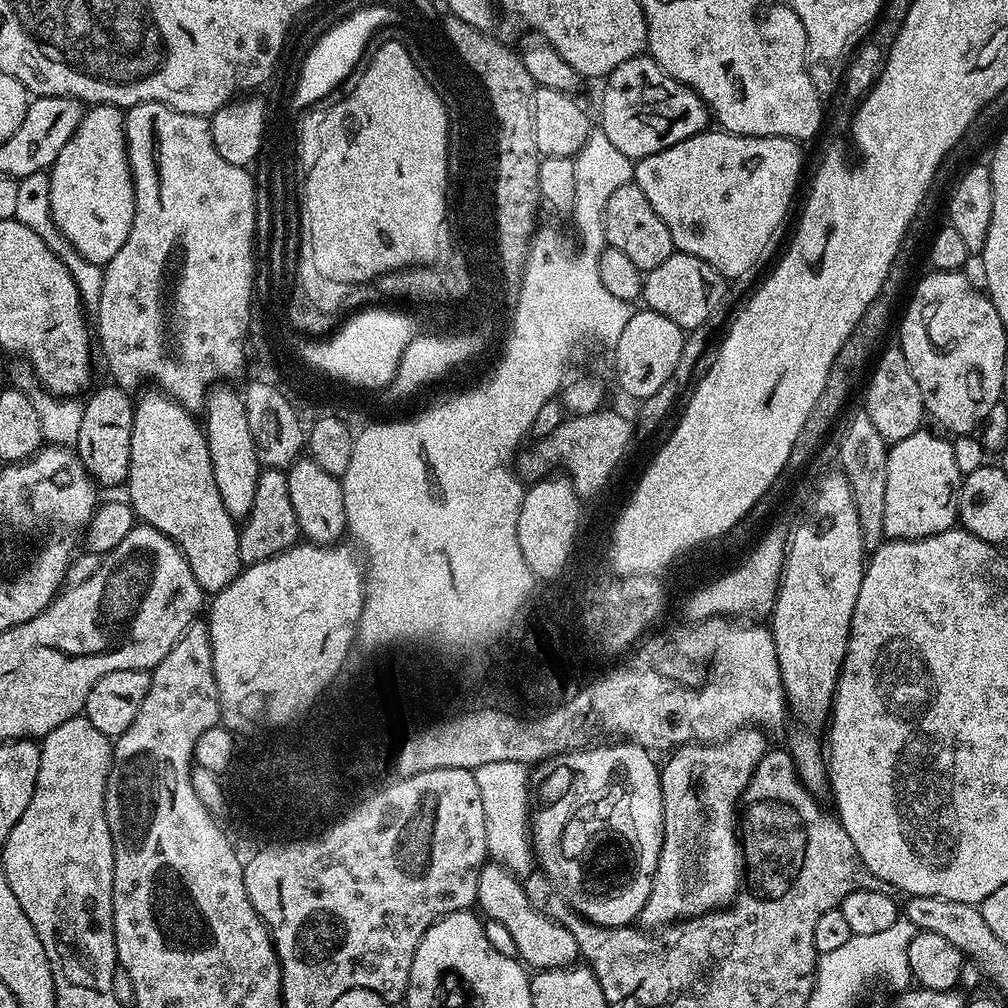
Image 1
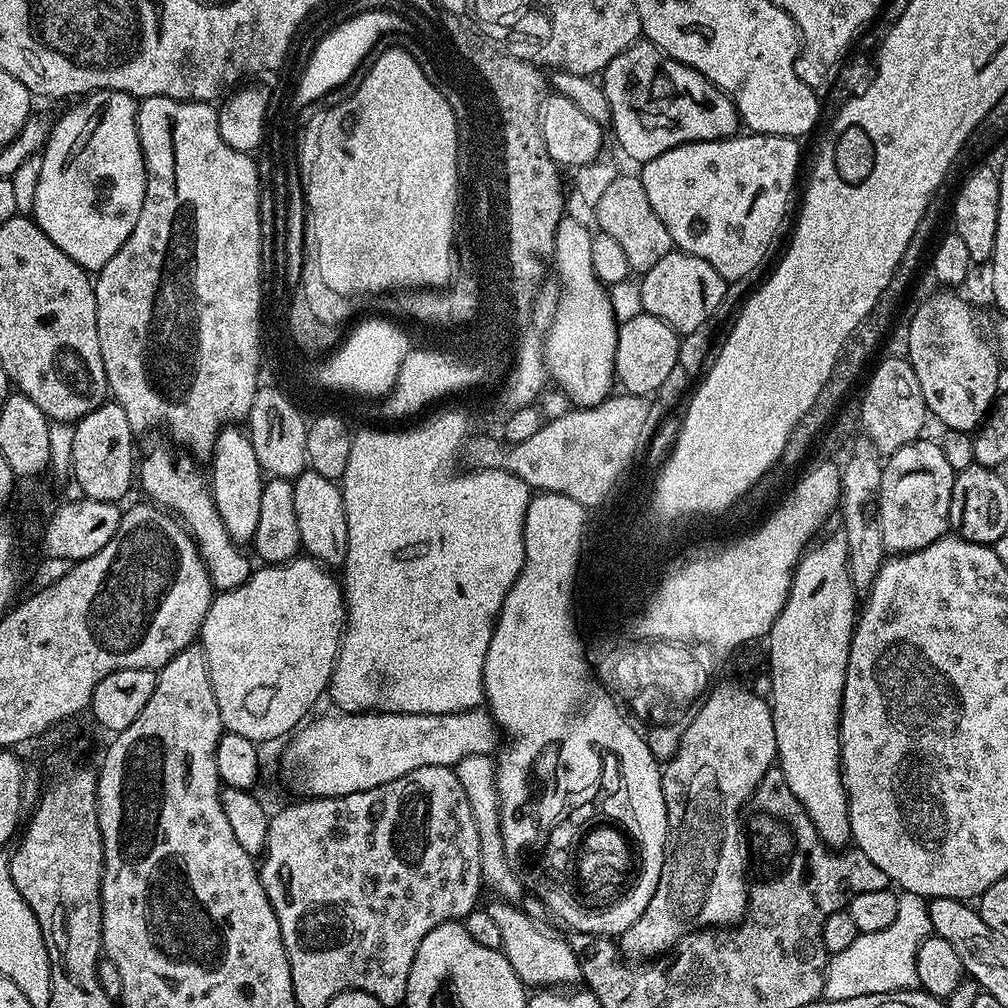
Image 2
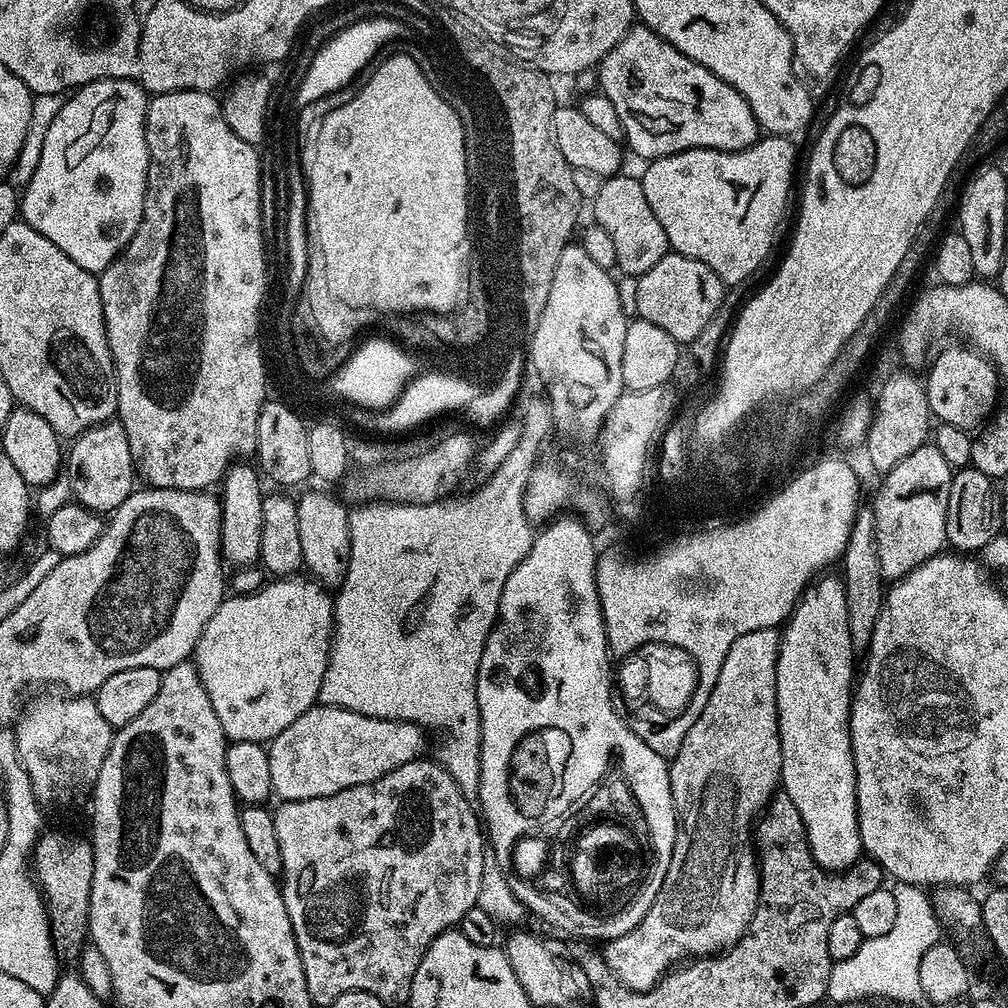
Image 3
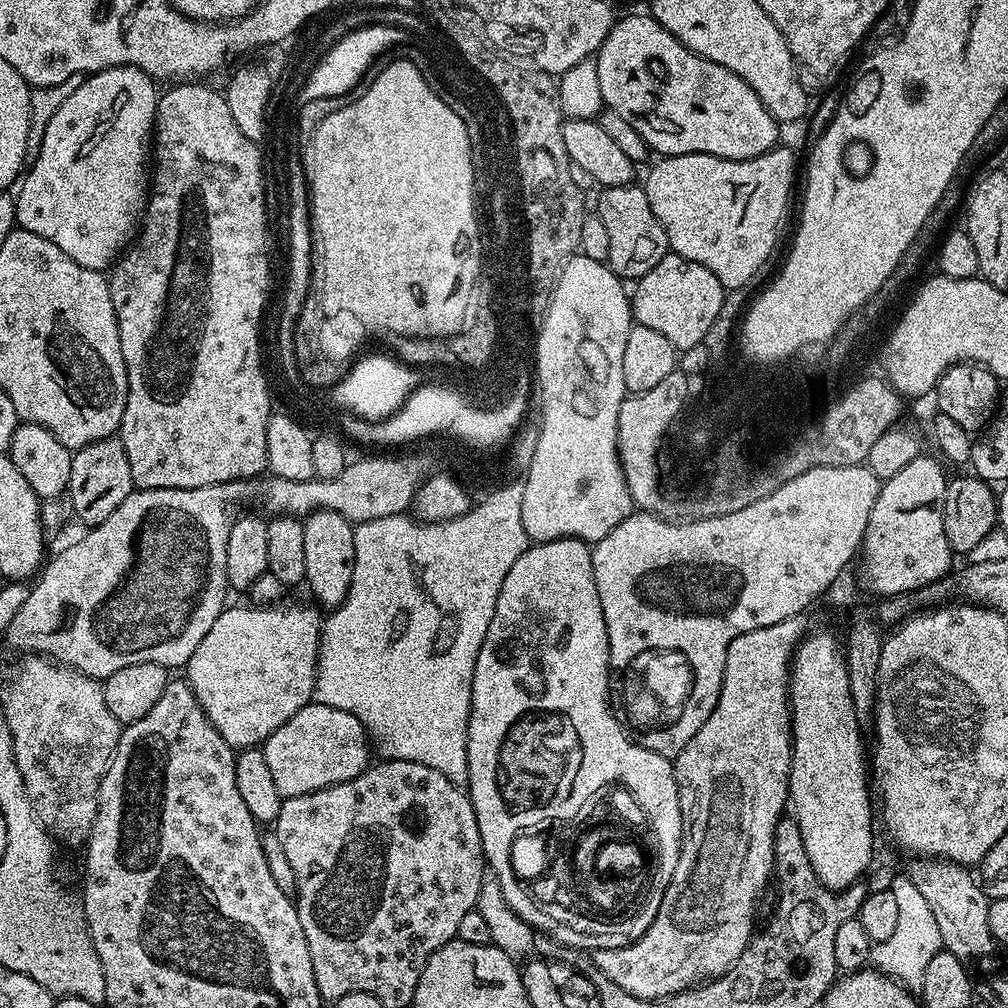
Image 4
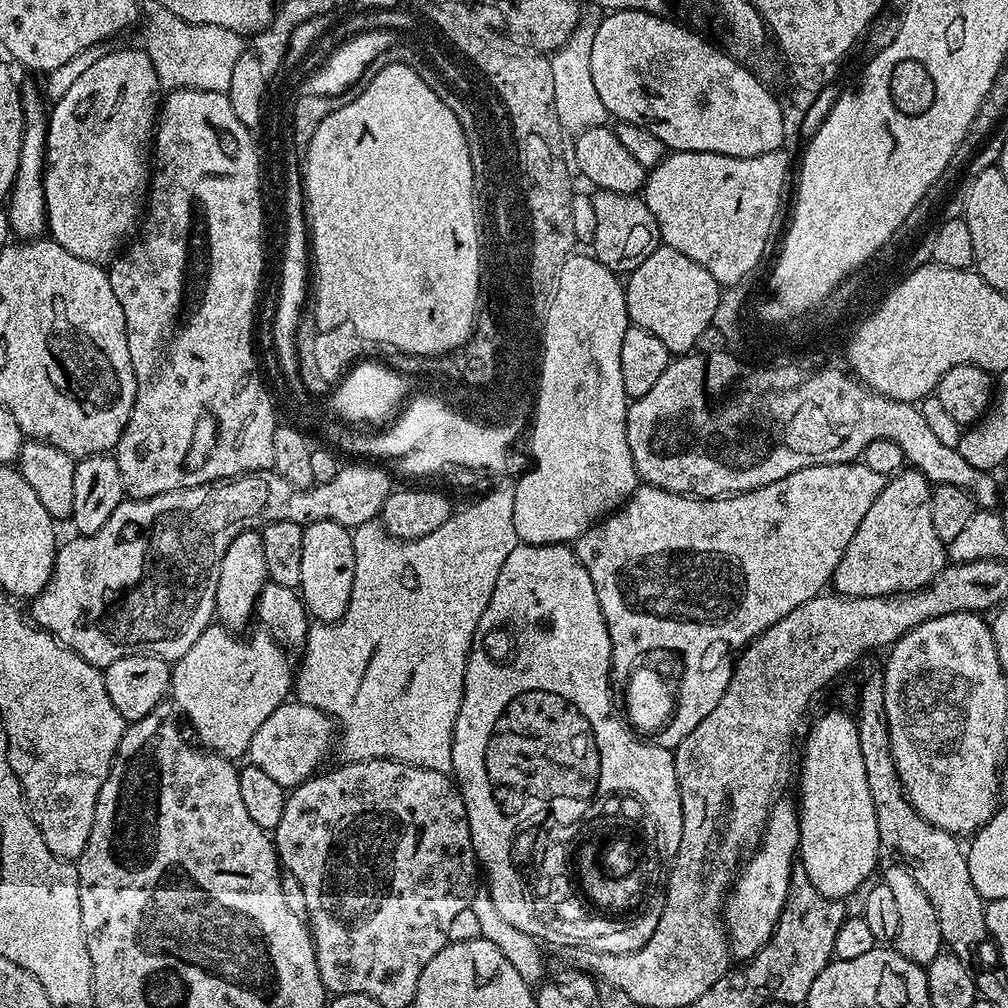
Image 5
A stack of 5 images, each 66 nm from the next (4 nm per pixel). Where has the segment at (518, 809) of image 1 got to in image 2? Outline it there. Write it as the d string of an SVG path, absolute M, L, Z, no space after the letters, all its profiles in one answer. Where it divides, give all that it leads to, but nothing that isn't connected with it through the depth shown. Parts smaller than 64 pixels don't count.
M468 756L461 764L455 765L456 777L462 782L466 796L474 810L480 843L480 878L485 889L497 892L501 901L519 905L526 896L526 885L519 875L512 873L513 861L506 854L500 829L500 798L496 795L496 769L487 756Z

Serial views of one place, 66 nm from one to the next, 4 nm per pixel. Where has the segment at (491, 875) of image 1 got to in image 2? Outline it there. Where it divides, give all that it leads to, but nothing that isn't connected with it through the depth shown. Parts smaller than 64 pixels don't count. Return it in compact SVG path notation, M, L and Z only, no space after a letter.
M507 902L495 903L487 905L486 911L490 918L494 918L498 931L502 934L503 954L522 983L532 990L556 990L561 986L576 986L581 983L578 958L574 958L574 950L570 950L563 935L551 936L550 933L543 932L536 925L539 923L523 907Z

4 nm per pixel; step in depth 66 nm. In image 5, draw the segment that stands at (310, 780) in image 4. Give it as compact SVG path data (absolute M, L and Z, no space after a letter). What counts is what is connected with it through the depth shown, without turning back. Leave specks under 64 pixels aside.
M286 702L270 714L266 722L262 722L258 734L254 734L250 742L247 759L258 766L258 770L274 778L278 786L291 790L317 775L321 767L319 764L327 758L331 748L334 748L334 721L331 715L309 704Z

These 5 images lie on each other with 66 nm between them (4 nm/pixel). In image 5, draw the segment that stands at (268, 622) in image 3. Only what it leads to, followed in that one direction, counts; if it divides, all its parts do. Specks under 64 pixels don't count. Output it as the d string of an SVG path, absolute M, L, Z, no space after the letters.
M213 622L187 654L172 664L170 700L188 715L196 731L195 739L207 751L216 752L233 762L239 761L239 756L247 757L250 742L254 734L258 734L262 722L266 722L270 714L281 708L294 692L294 664L292 668L288 661L289 653L281 647L275 636L264 630L259 631L253 634L252 640L239 640L236 637L239 635L233 634L223 624Z

